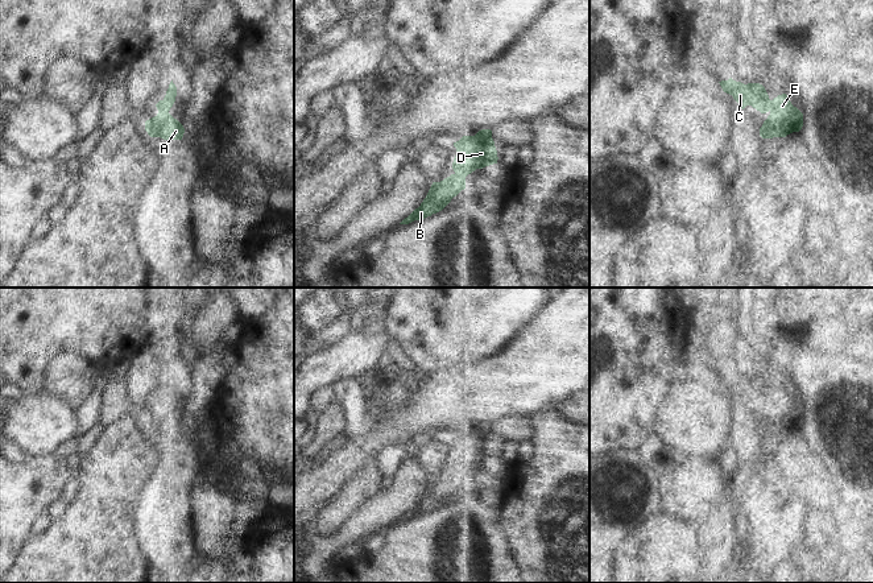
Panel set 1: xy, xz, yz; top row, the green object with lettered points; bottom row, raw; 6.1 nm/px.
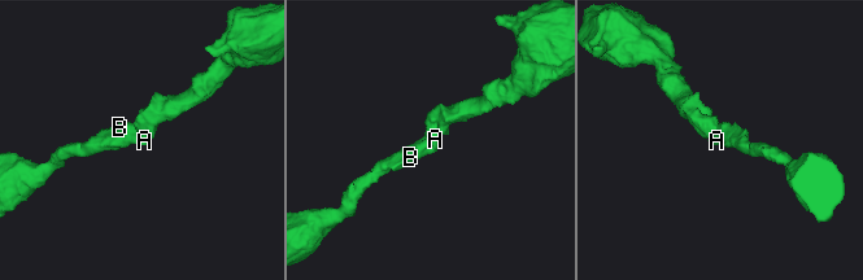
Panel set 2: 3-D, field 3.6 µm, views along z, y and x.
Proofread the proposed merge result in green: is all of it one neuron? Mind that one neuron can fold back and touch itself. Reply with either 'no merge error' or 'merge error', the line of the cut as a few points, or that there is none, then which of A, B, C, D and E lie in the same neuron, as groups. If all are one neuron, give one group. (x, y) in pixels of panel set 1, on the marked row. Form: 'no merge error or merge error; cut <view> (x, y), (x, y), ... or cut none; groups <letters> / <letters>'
no merge error; cut none; groups A B C D E

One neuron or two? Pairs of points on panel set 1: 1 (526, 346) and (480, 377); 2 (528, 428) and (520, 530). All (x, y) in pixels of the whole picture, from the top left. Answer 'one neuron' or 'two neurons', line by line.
1: one neuron
2: two neurons

